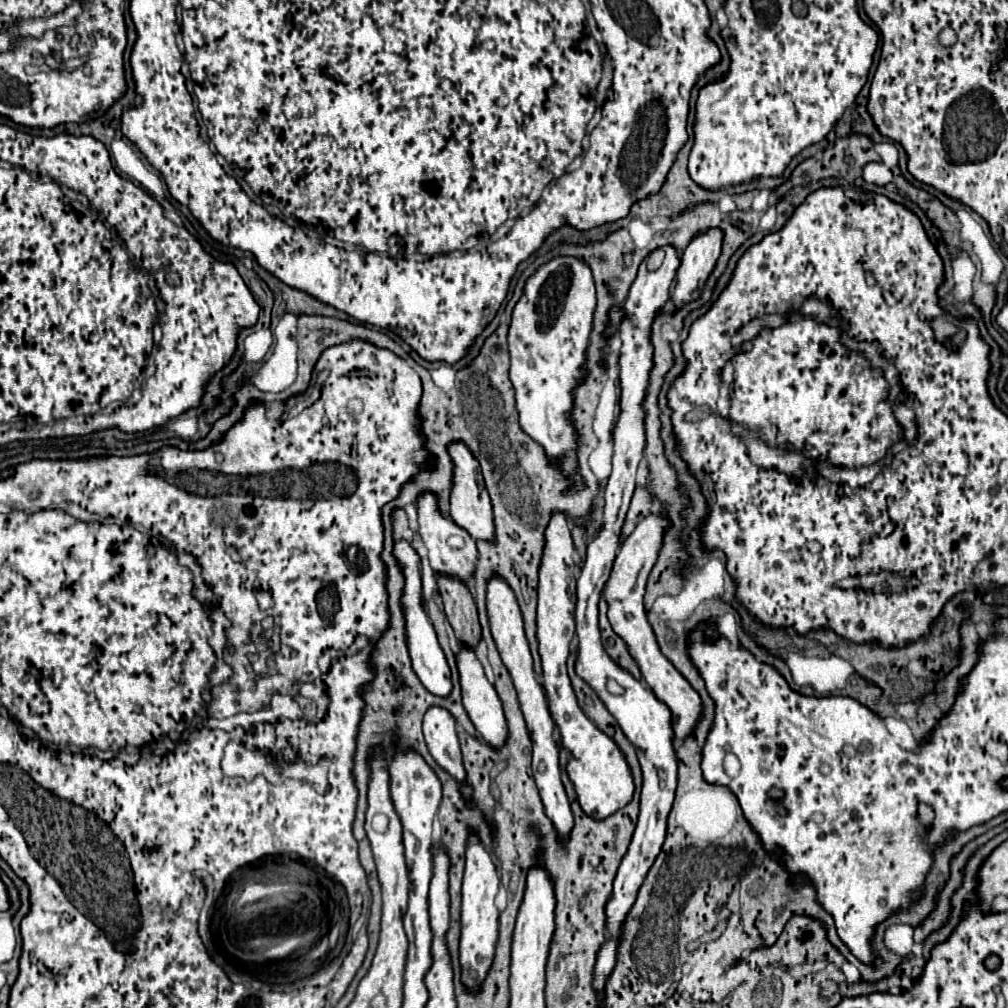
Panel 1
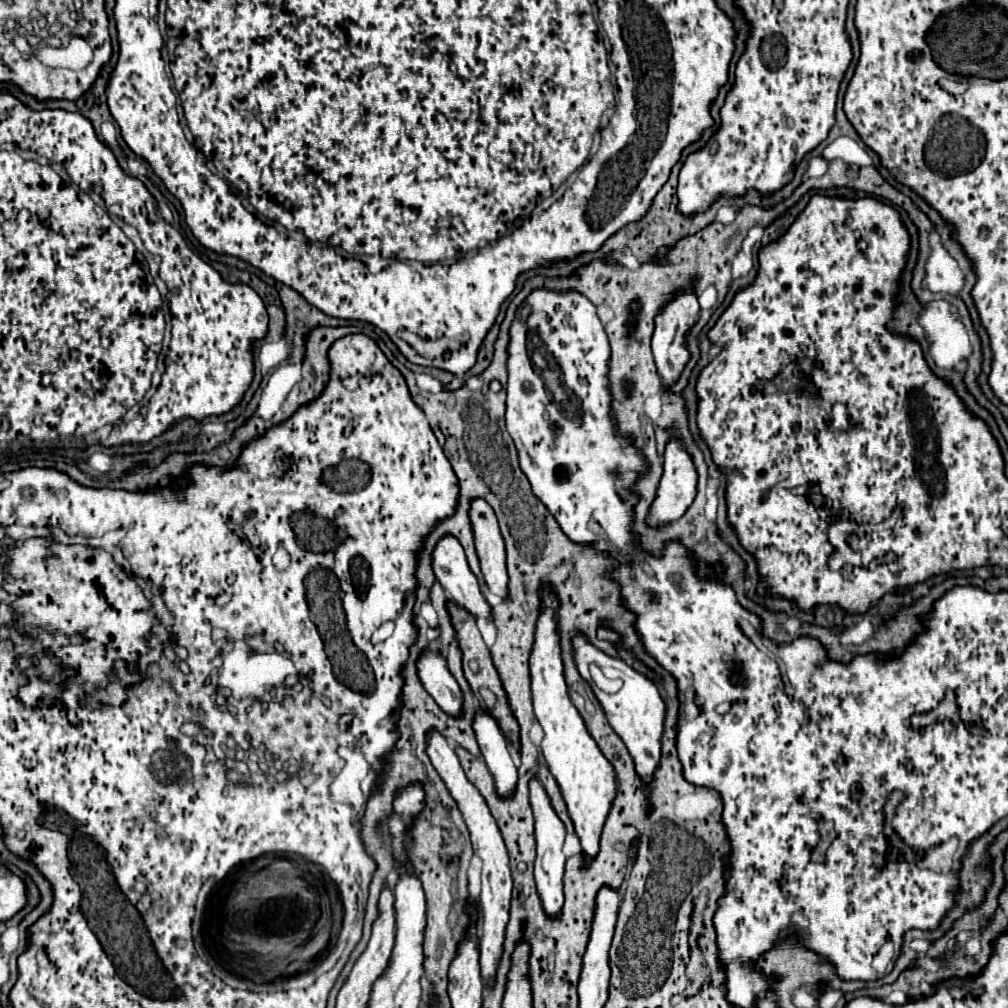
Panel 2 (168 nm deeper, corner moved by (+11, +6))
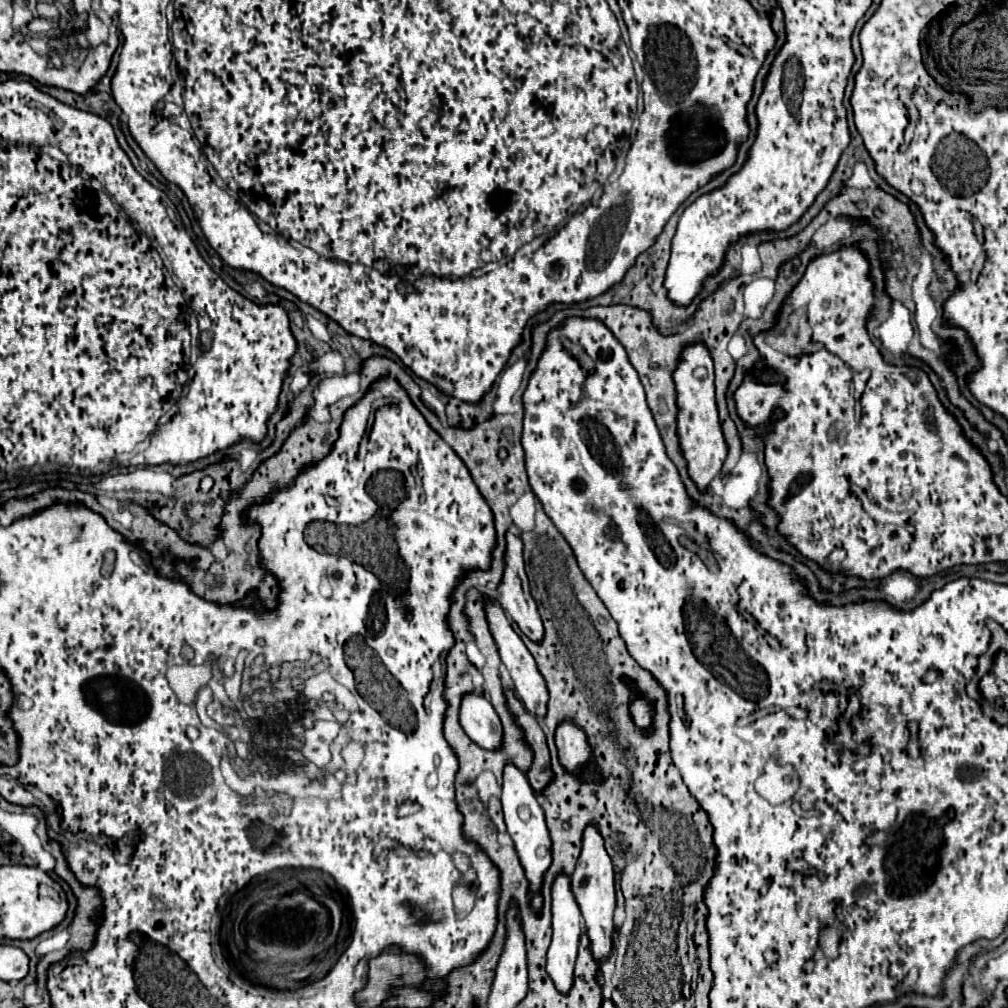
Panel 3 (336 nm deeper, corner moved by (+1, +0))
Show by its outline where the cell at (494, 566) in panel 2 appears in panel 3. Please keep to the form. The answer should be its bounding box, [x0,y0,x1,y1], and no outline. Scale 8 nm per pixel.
[498,532,544,642]

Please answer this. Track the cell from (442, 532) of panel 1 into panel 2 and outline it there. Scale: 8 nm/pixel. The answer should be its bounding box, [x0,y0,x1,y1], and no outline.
[432,534,490,616]

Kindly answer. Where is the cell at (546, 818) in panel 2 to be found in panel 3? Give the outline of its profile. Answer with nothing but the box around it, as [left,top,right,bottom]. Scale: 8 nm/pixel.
[546,874,584,994]

